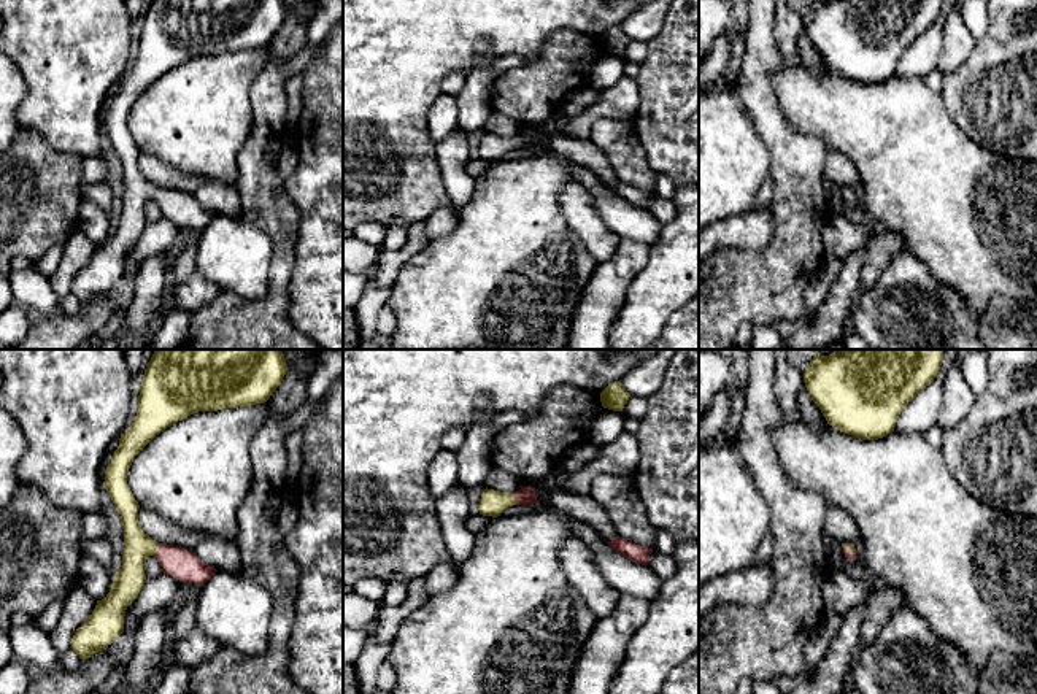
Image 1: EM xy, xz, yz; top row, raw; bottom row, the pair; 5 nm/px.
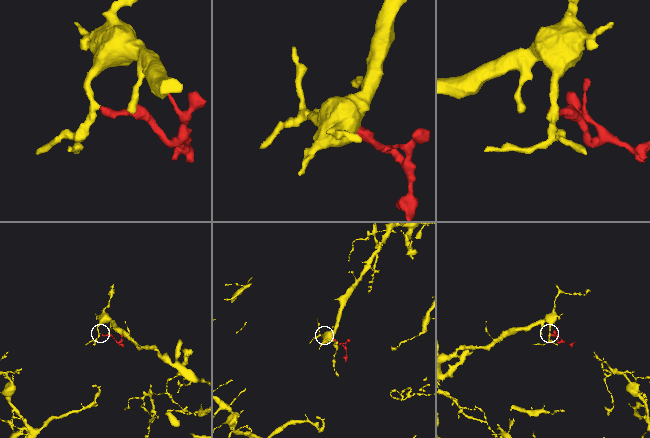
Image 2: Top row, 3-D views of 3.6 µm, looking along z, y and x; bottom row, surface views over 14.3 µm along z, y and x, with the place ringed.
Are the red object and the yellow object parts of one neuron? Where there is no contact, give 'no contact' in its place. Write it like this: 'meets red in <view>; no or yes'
meets red in xy; yes

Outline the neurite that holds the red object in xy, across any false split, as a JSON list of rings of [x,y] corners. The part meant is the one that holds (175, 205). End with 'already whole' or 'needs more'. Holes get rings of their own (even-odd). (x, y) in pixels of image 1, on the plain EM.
[[[152,0],[138,30],[138,56],[130,71],[119,83],[105,114],[103,132],[121,159],[124,170],[122,210],[114,218],[108,240],[97,245],[89,264],[75,276],[71,294],[81,302],[89,303],[111,289],[124,276],[124,260],[127,251],[138,241],[146,227],[145,205],[156,200],[162,216],[178,222],[181,227],[203,230],[218,214],[200,205],[192,194],[157,187],[143,176],[138,165],[140,149],[129,129],[127,116],[135,100],[160,76],[175,67],[199,57],[218,56],[222,52],[249,51],[267,46],[281,29],[287,16],[284,0]]] | needs more

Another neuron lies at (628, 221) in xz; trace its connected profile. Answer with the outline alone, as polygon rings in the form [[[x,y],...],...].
[[[570,164],[570,175],[592,194],[596,210],[610,230],[621,238],[632,238],[646,245],[654,245],[659,240],[662,224],[648,210],[635,208],[616,197],[586,167]]]

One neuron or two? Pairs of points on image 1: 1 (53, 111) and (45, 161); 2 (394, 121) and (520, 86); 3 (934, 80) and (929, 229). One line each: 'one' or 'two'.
1: two
2: two
3: two

